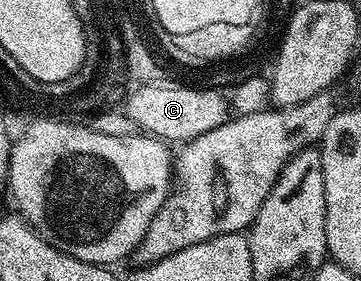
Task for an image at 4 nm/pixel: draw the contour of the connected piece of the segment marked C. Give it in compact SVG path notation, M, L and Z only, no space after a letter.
M157 80L137 85L127 95L126 113L129 123L137 131L151 134L153 138L169 144L183 144L202 136L202 132L210 132L210 128L218 128L218 124L228 121L230 102L225 95L223 98L216 90L199 90L194 84L179 89L171 81Z

